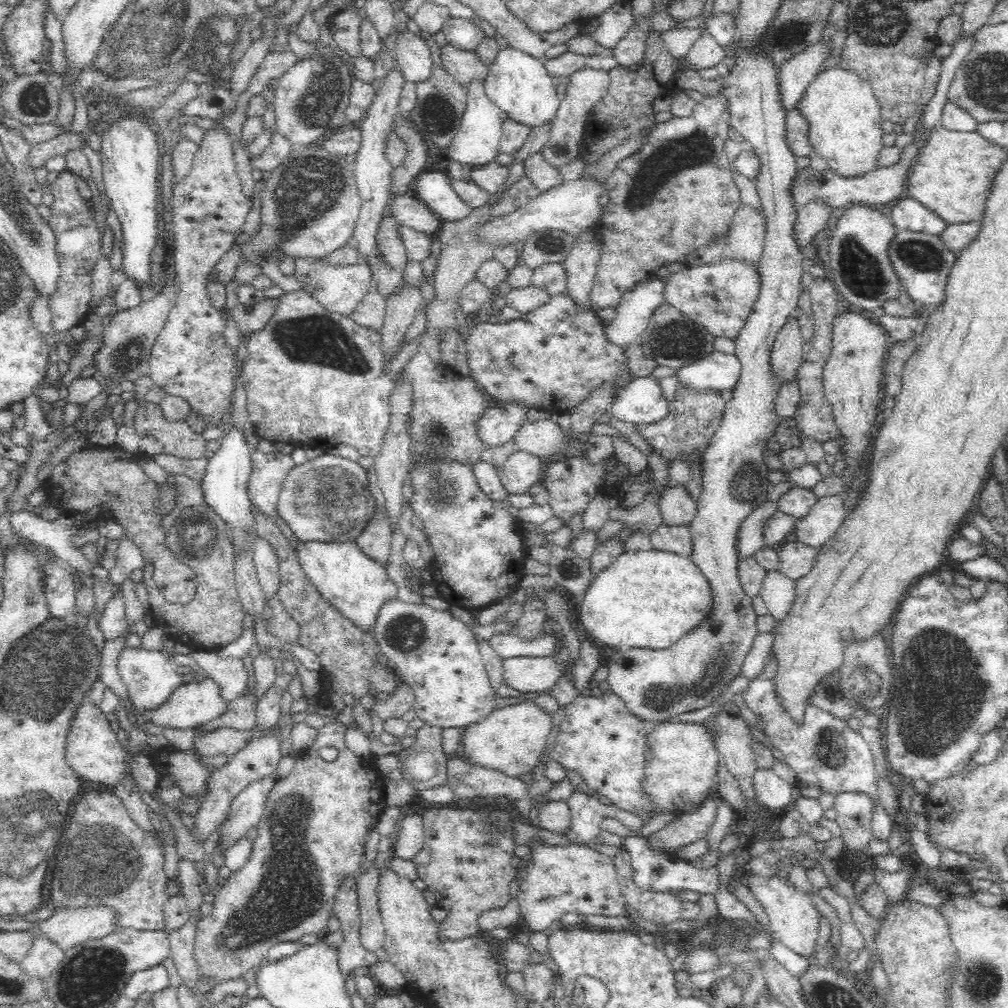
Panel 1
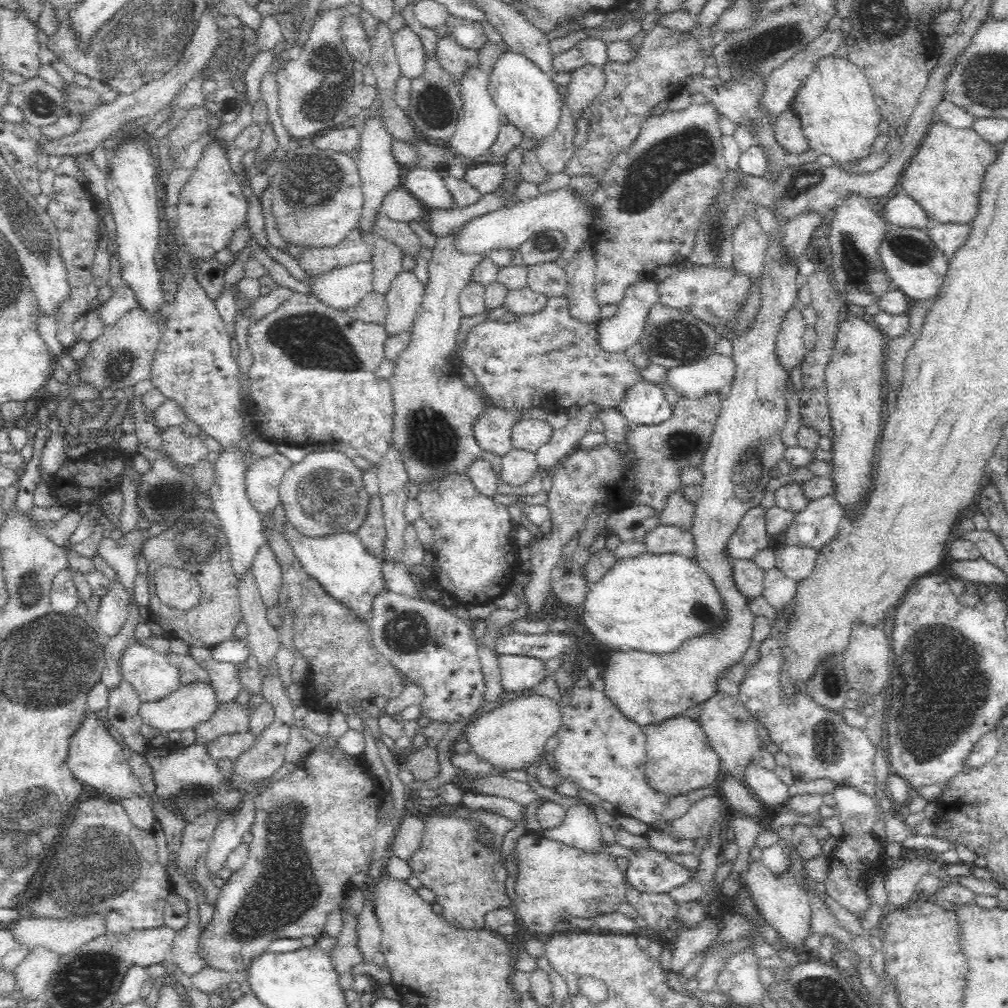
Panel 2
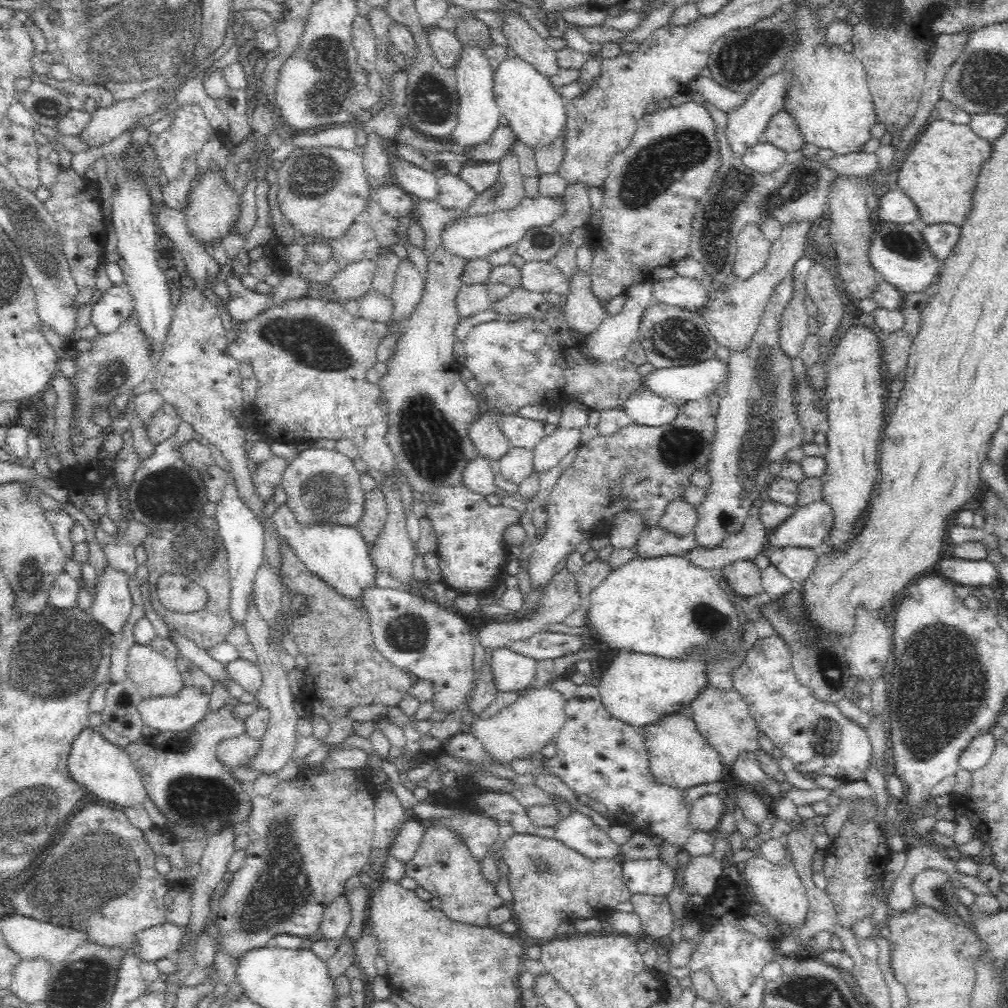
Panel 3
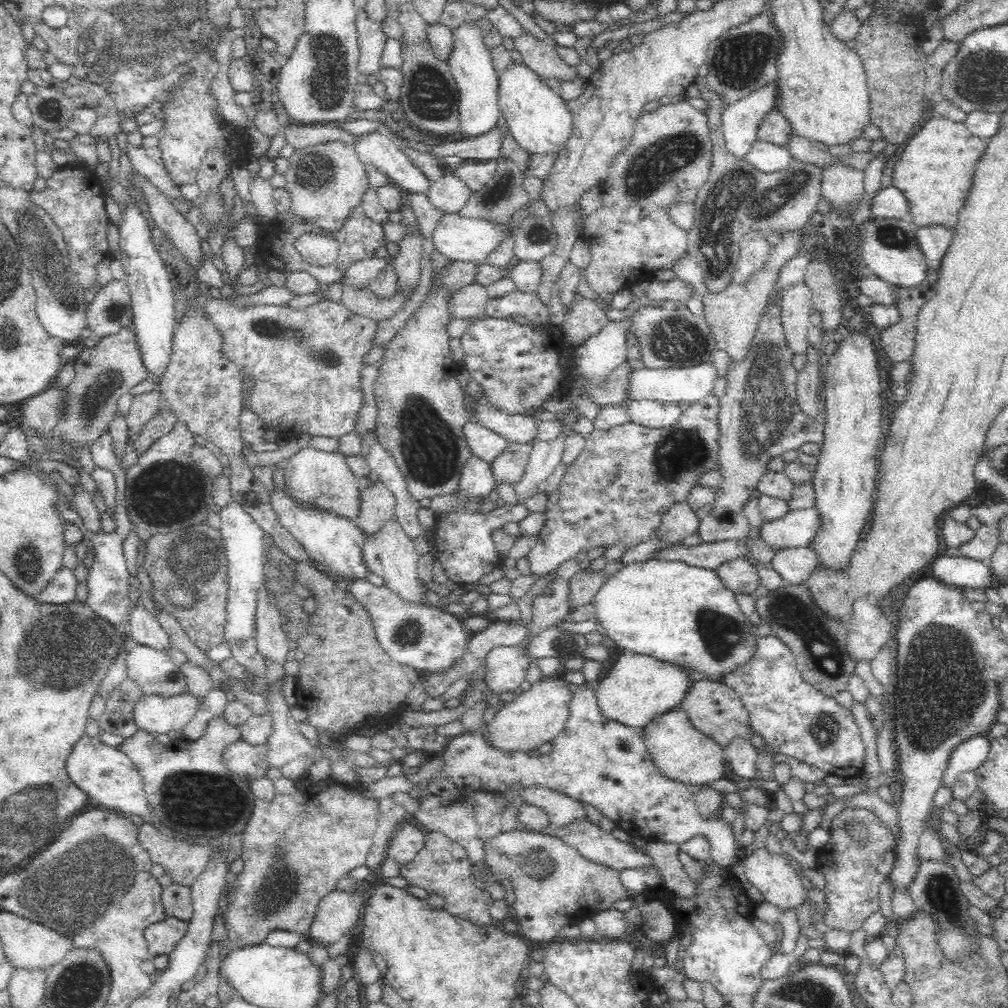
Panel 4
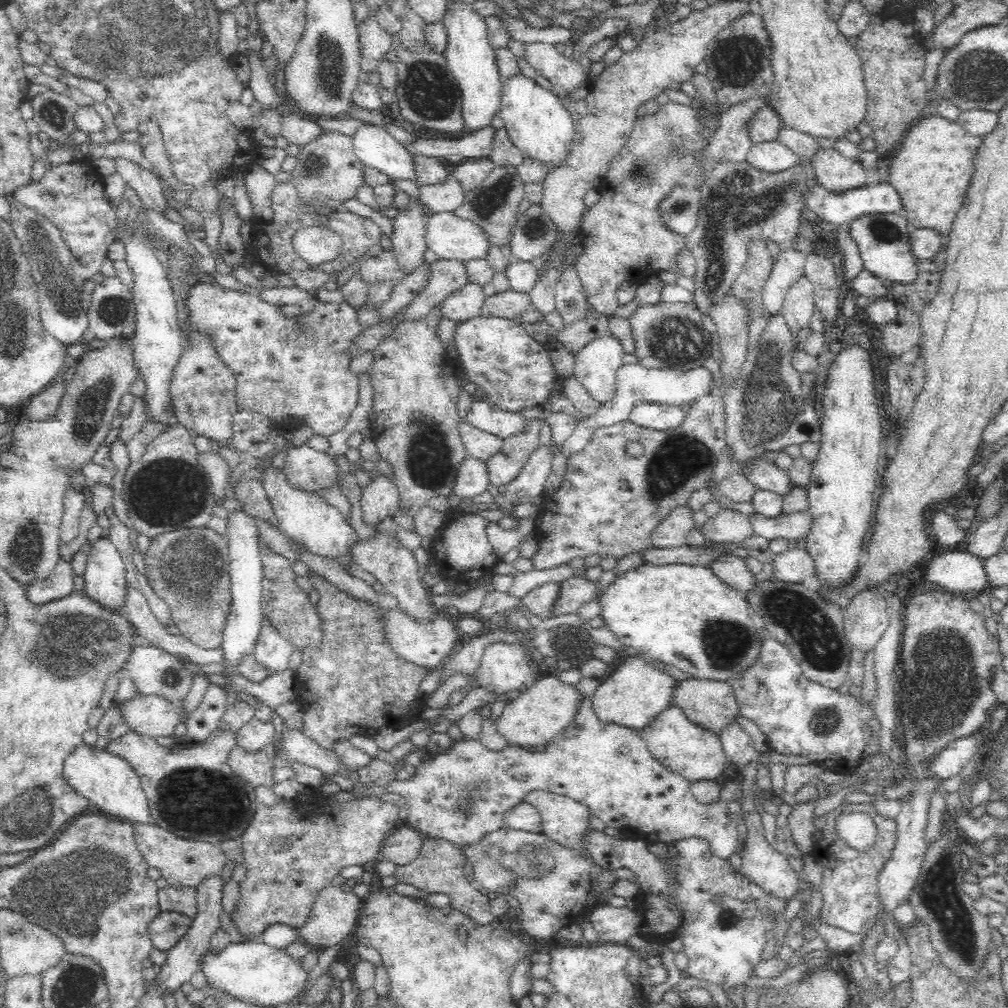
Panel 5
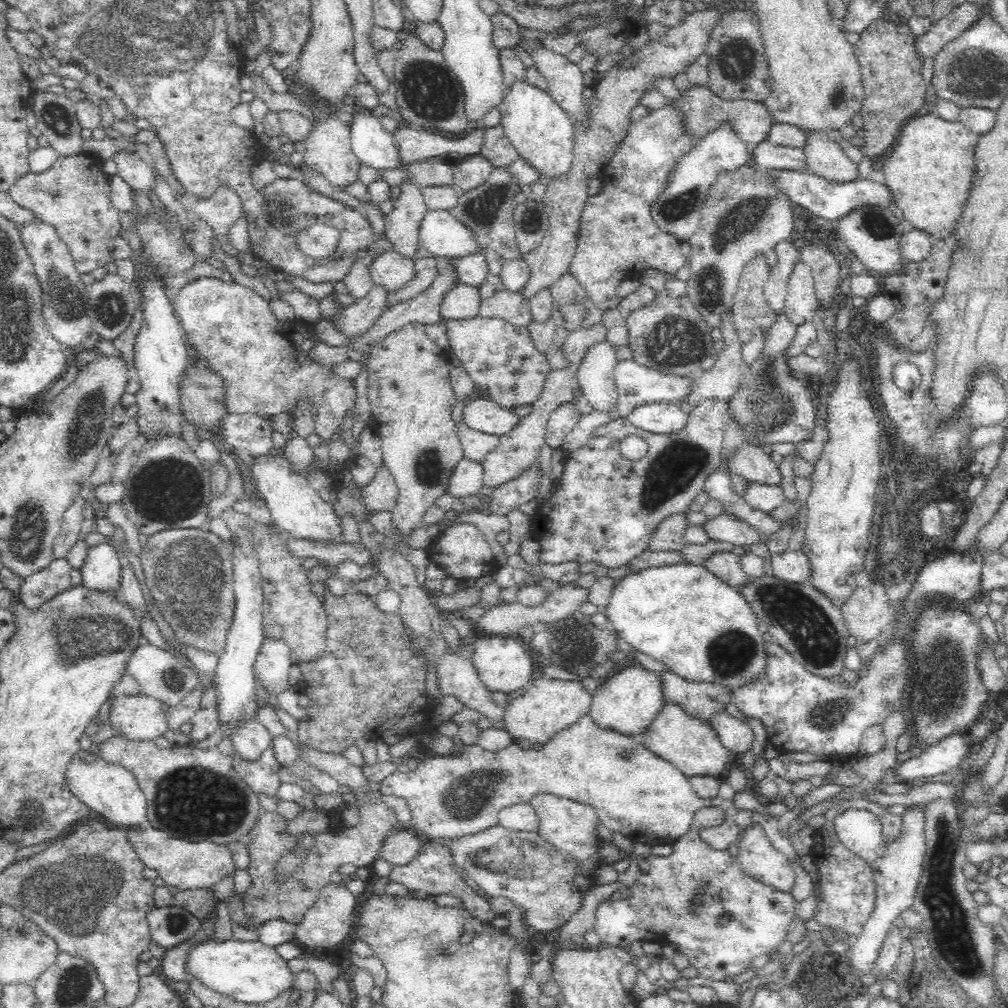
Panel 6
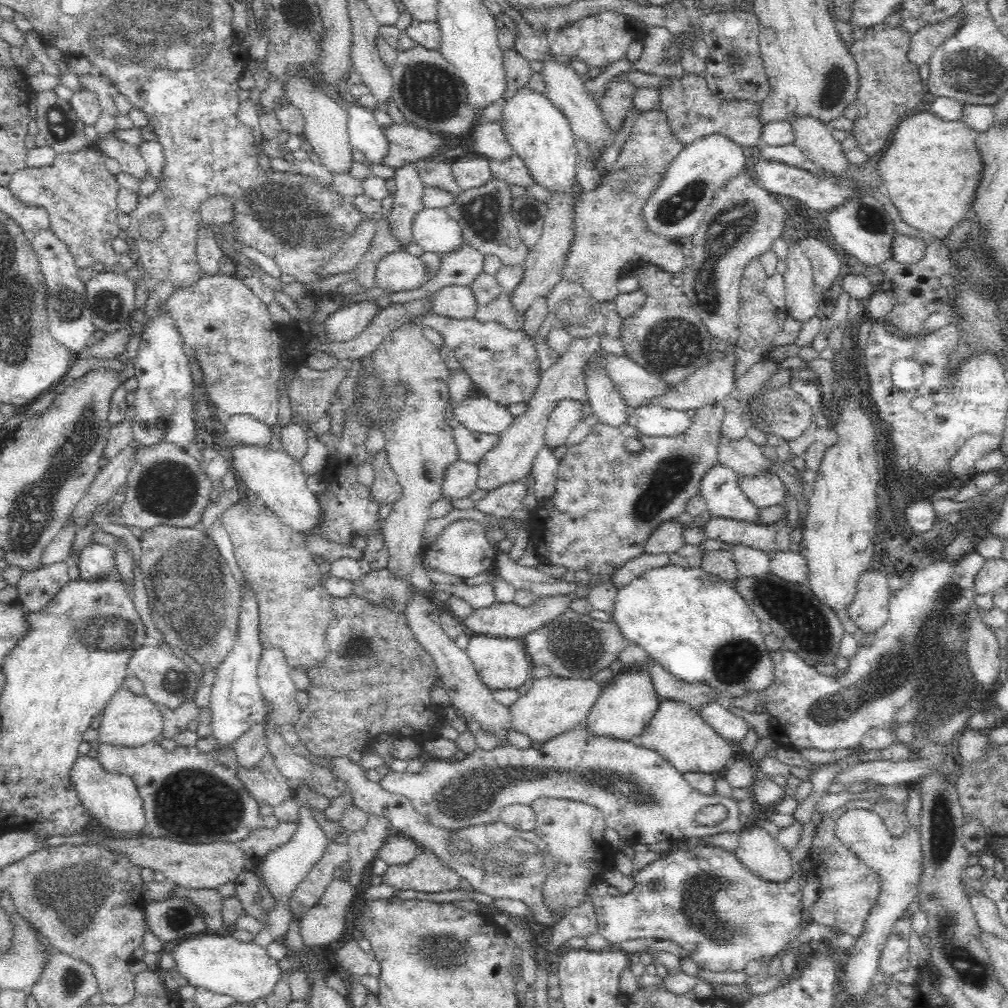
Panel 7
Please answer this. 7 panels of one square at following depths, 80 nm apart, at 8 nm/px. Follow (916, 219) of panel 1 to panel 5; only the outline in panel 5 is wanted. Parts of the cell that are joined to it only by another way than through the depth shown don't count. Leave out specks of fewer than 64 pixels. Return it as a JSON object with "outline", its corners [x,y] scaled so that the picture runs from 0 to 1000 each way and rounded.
{"outline":[[[872,181],[868,184],[859,183],[857,187],[849,187],[849,188],[843,188],[839,192],[823,192],[813,183],[810,183],[808,188],[804,192],[800,192],[800,197],[802,197],[803,208],[809,210],[815,219],[824,220],[825,222],[847,219],[855,213],[868,211],[897,213],[898,209],[897,201],[893,197],[893,191],[882,181]]]}

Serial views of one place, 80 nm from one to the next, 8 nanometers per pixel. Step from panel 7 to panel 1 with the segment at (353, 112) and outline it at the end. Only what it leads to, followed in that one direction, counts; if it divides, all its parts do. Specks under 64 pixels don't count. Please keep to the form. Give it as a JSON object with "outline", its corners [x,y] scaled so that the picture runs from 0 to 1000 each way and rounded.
{"outline":[[[419,170],[412,180],[410,193],[439,220],[455,220],[466,214],[470,207],[450,189],[446,179],[443,172]]]}

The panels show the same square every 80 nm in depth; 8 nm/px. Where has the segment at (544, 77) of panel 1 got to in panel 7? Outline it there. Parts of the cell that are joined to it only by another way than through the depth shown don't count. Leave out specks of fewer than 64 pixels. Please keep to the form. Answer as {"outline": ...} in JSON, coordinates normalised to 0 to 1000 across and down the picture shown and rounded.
{"outline":[[[524,85],[514,87],[498,101],[497,126],[504,141],[528,172],[530,181],[545,189],[561,189],[571,176],[571,135],[562,114],[541,94]]]}

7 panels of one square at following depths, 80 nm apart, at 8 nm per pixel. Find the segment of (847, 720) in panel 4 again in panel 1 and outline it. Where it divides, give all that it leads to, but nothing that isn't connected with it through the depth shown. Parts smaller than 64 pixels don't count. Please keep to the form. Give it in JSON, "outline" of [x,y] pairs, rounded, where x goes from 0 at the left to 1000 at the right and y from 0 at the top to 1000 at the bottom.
{"outline":[[[764,645],[762,657],[759,658],[756,667],[744,675],[742,683],[736,689],[740,700],[755,712],[758,724],[768,742],[776,746],[777,758],[786,762],[790,777],[796,782],[812,782],[813,786],[822,786],[827,790],[835,786],[861,787],[869,797],[863,816],[866,830],[871,835],[882,837],[886,810],[872,799],[867,751],[861,737],[857,735],[853,726],[841,721],[840,716],[813,704],[807,698],[800,700],[798,718],[796,720],[787,718],[769,694],[768,669],[769,657],[765,653]]]}

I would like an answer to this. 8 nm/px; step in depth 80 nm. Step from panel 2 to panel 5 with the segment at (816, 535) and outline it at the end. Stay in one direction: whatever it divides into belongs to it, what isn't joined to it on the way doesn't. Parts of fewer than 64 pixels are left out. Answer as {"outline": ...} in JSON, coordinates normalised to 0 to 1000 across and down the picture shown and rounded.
{"outline":[[[803,506],[776,510],[772,514],[762,514],[754,509],[742,511],[747,530],[761,537],[780,536],[783,542],[798,543],[800,532],[806,524],[806,509]]]}

